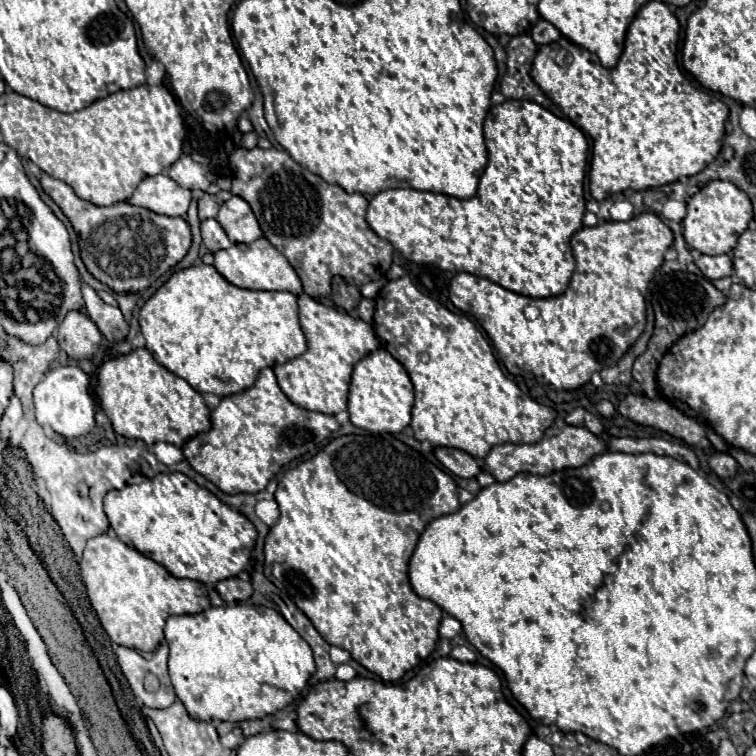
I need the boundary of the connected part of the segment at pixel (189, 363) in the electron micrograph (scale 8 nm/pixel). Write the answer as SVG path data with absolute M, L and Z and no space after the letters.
M212 265L176 271L140 309L140 329L148 351L162 367L188 381L198 393L214 393L218 397L238 395L250 389L262 369L282 365L306 351L294 293L240 289L228 283Z

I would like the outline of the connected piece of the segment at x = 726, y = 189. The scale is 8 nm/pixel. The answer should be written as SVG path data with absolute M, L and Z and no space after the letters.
M710 181L688 201L688 213L682 221L684 239L690 245L690 249L696 249L698 253L706 255L730 253L736 247L740 233L748 229L750 219L752 219L752 203L742 189L738 189L730 181Z

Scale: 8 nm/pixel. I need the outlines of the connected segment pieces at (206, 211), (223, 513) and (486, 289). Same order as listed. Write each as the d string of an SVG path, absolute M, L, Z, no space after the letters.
M220 191L218 195L204 195L200 201L198 201L198 215L200 219L210 219L210 217L216 217L218 215L218 209L224 201L228 201L228 197L232 197L228 191Z
M160 473L140 485L126 485L120 491L110 491L104 497L104 513L120 541L160 563L174 577L200 583L224 581L246 571L256 543L256 527L242 513L218 501L208 489L200 487L184 473Z
M652 211L640 213L630 221L604 221L596 227L582 227L570 247L576 259L576 271L568 289L558 297L532 299L512 293L490 279L470 273L458 273L450 283L450 301L466 315L478 319L482 329L494 339L500 359L516 363L522 371L532 373L538 381L552 383L558 389L578 389L590 381L590 375L606 367L614 367L622 355L638 341L646 327L646 289L658 267L664 263L664 253L672 247L674 235L670 227Z

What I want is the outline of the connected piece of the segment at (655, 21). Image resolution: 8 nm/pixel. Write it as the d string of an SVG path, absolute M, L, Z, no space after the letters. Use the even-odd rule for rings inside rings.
M648 1L630 23L624 53L614 69L602 67L594 53L564 37L538 49L530 73L532 79L560 107L560 111L592 139L590 193L598 203L610 199L618 191L644 191L650 187L668 185L680 177L692 177L704 171L722 149L728 107L704 89L692 85L692 81L680 71L676 61L678 33L678 19L672 15L668 5L662 1ZM560 49L566 49L572 55L572 63L562 67L554 61Z

